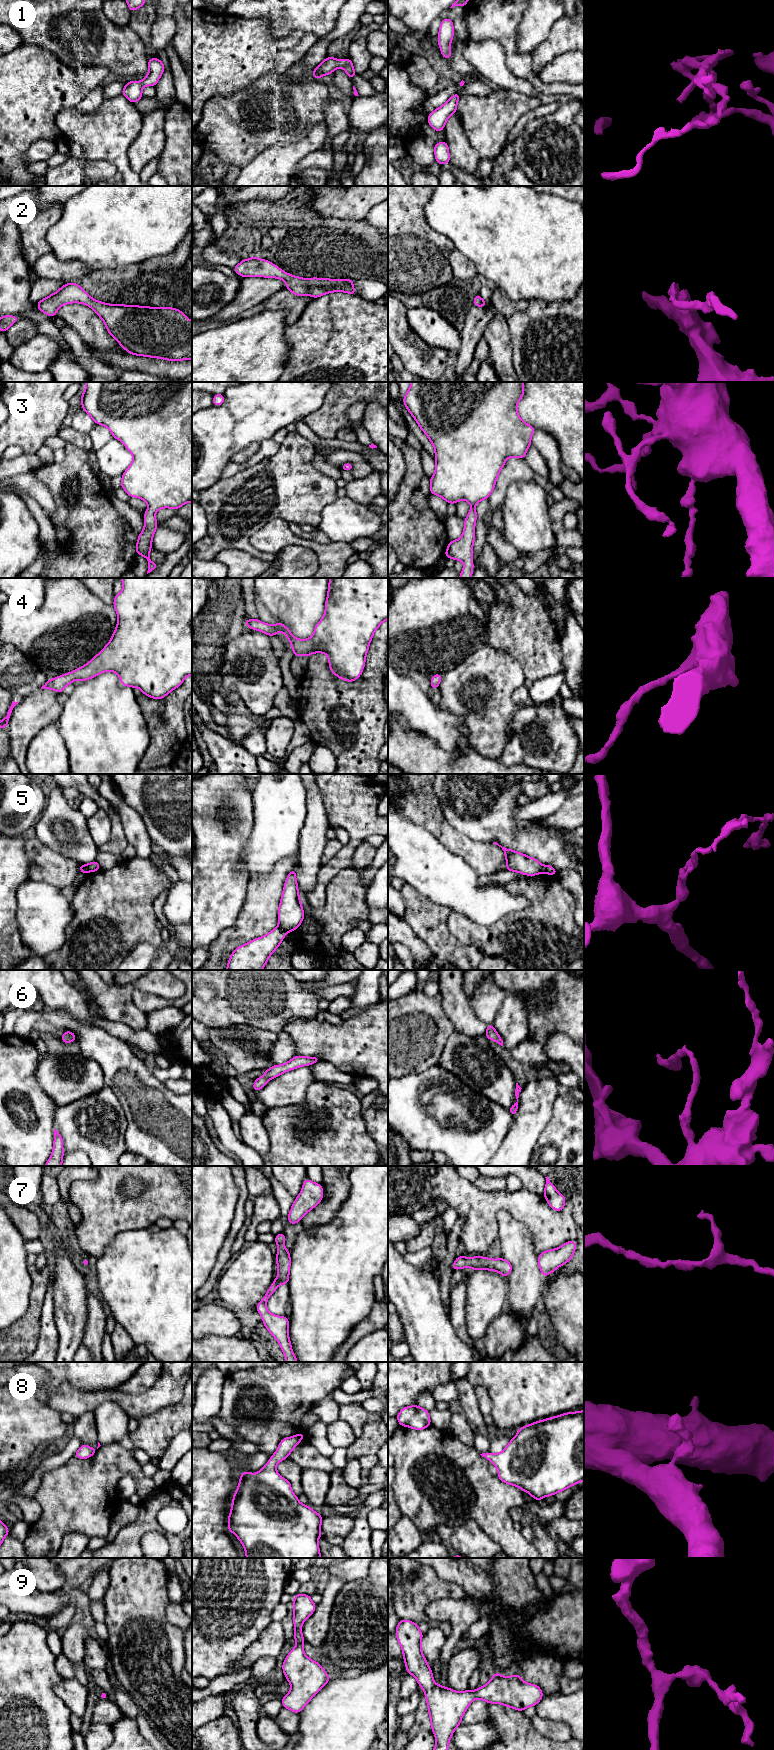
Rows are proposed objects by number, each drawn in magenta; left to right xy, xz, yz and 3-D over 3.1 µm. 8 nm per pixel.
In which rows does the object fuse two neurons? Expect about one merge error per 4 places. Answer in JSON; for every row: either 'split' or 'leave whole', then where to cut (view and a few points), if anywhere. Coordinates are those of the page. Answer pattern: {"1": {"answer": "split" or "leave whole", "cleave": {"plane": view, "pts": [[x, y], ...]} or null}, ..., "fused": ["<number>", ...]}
{"1": {"answer": "leave whole", "cleave": null}, "2": {"answer": "leave whole", "cleave": null}, "3": {"answer": "leave whole", "cleave": null}, "4": {"answer": "leave whole", "cleave": null}, "5": {"answer": "split", "cleave": {"plane": "xz", "pts": [[279, 926], [286, 931]]}}, "6": {"answer": "leave whole", "cleave": null}, "7": {"answer": "leave whole", "cleave": null}, "8": {"answer": "leave whole", "cleave": null}, "9": {"answer": "leave whole", "cleave": null}, "fused": ["5"]}

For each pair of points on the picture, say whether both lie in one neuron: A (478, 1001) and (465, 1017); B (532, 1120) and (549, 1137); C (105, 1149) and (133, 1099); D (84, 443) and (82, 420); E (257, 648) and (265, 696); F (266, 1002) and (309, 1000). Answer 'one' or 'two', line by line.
A: two
B: two
C: two
D: two
E: one
F: one

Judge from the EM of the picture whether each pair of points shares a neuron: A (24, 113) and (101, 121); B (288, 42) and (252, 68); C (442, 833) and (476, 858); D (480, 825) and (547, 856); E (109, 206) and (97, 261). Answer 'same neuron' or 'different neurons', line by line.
A: different neurons
B: different neurons
C: same neuron
D: same neuron
E: same neuron

